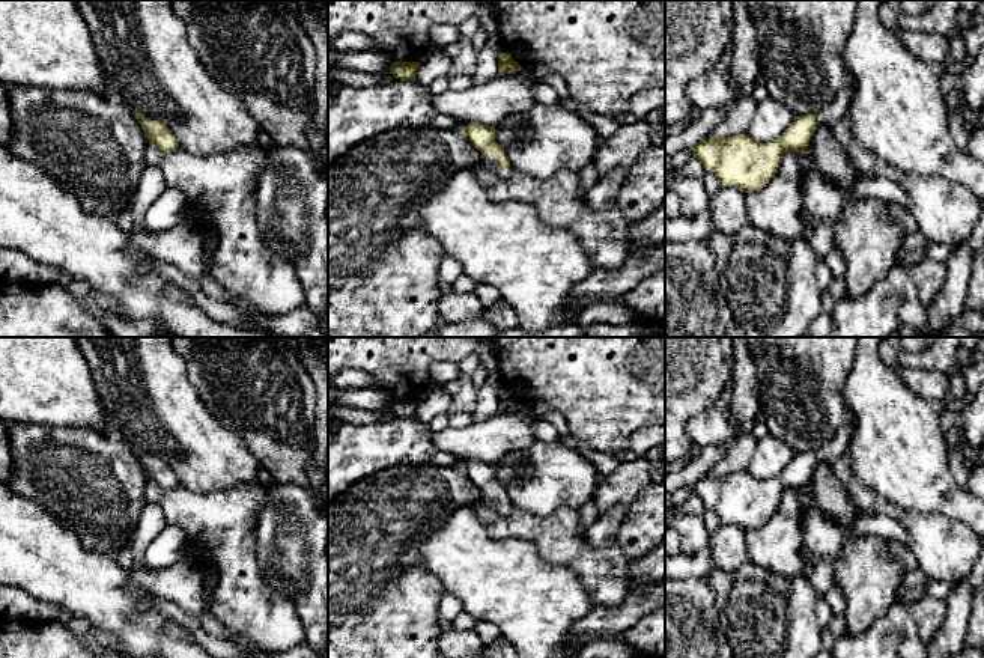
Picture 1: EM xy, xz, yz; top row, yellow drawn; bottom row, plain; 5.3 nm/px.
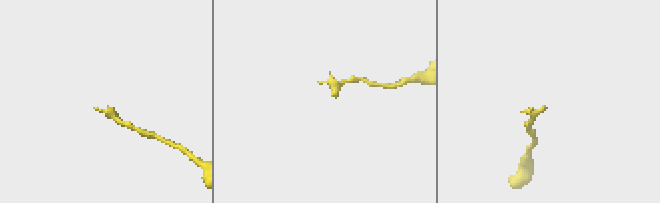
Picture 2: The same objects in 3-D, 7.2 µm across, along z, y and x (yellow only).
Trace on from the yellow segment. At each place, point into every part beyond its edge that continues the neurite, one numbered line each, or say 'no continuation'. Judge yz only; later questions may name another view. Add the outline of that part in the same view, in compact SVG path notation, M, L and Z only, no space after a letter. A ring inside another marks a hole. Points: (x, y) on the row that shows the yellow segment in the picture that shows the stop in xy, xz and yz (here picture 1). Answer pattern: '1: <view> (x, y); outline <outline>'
1: yz (837, 110); outline M846 78L835 99L815 114L815 122L818 125L823 123L828 126L834 126L838 120L844 119L849 111L852 93L853 93L853 80Z

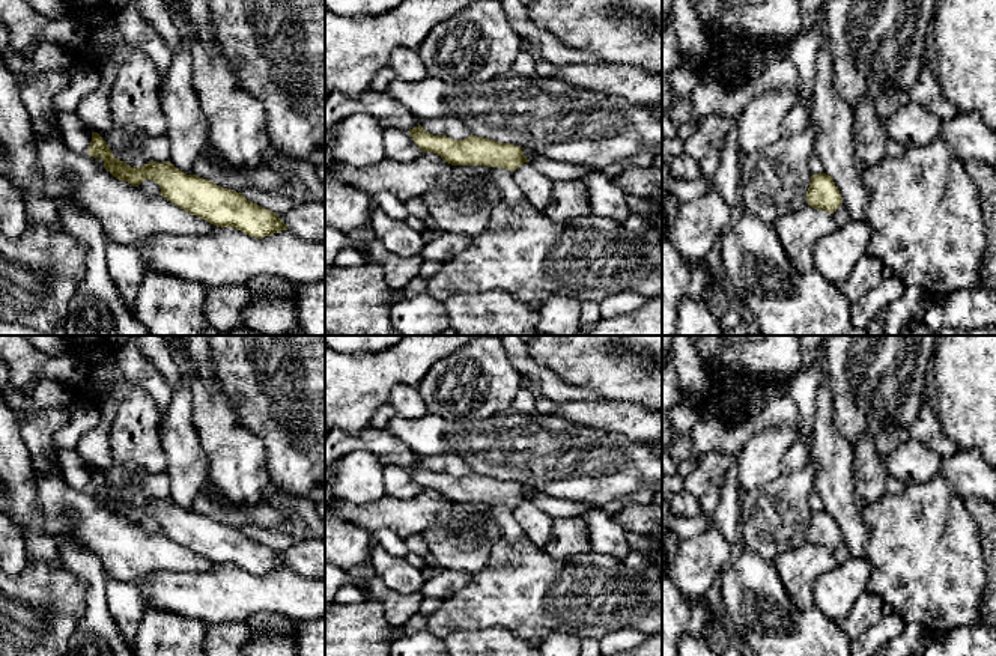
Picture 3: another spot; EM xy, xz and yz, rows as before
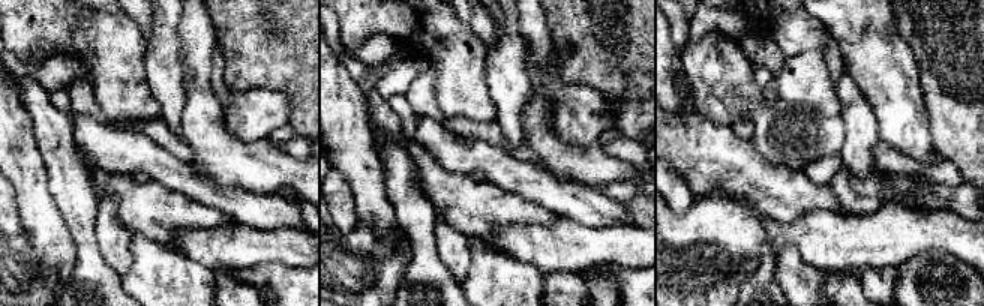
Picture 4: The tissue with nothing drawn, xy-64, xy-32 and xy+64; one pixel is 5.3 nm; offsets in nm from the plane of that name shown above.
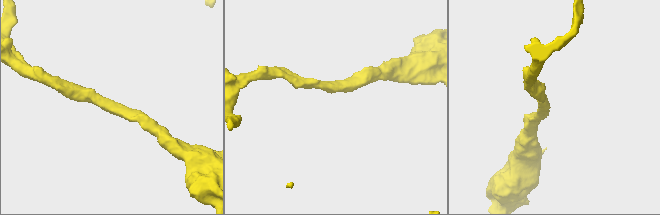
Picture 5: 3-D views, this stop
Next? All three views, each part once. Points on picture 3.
no continuation

